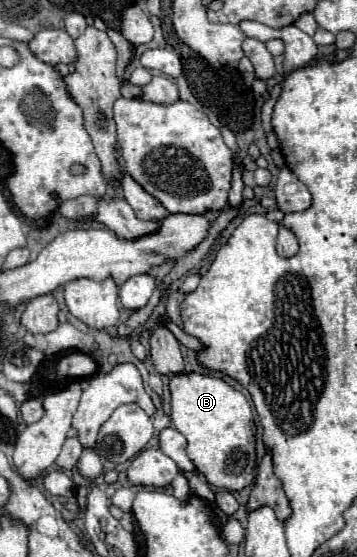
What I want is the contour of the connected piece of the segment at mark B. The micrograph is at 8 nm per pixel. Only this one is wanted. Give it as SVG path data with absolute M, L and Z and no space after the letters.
M179 374L169 382L171 424L187 438L187 456L211 486L243 490L255 474L255 422L247 398L217 376Z

